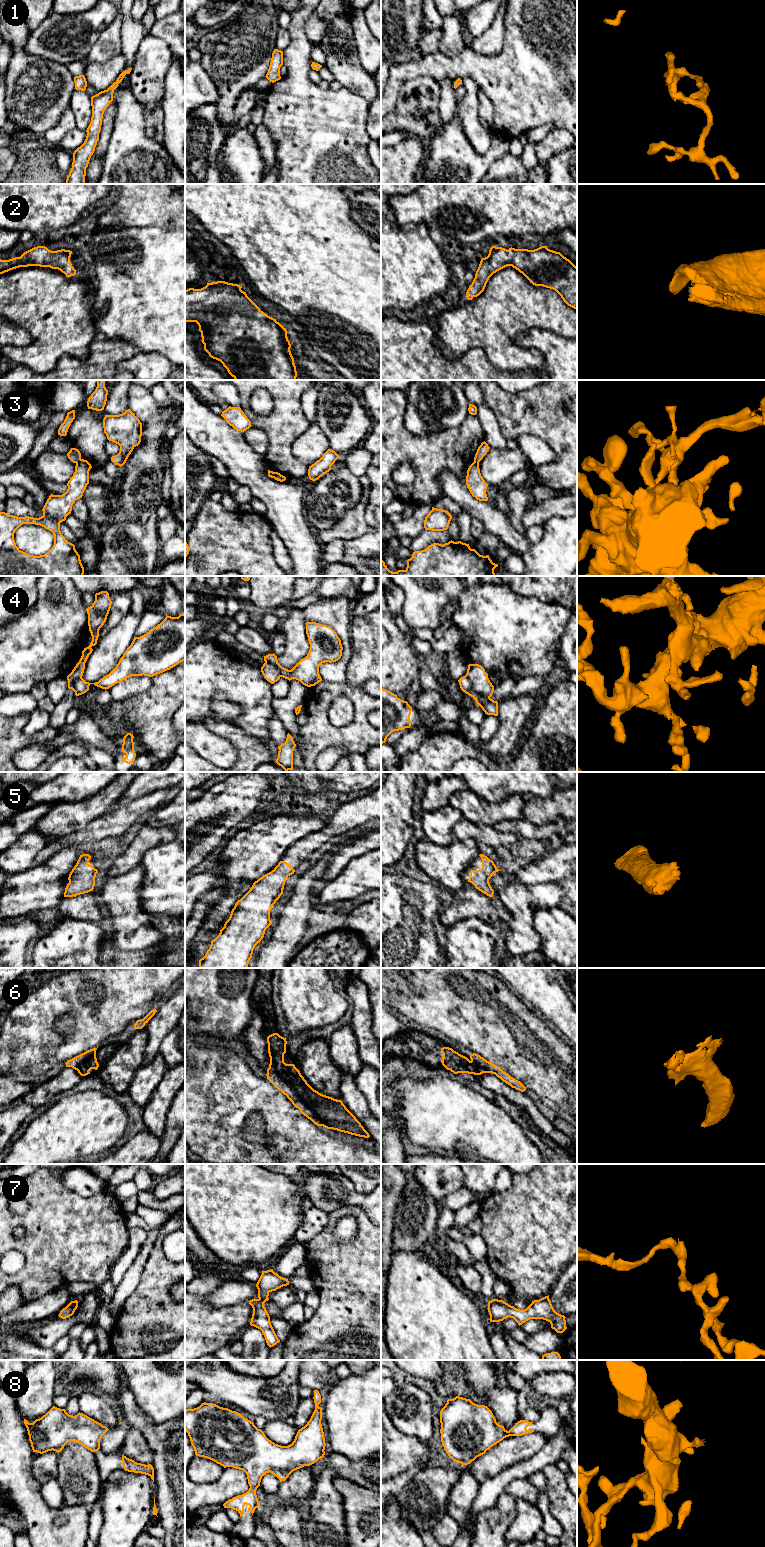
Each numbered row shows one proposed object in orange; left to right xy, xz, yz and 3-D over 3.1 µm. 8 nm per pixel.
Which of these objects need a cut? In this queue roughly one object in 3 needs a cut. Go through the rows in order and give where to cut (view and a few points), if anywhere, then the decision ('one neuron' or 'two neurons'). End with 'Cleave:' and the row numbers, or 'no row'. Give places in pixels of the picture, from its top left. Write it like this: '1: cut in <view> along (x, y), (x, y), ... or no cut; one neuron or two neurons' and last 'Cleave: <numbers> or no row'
1: no cut; one neuron
2: no cut; one neuron
3: cut in xy along (80, 458), (76, 463); two neurons
4: cut in yz along (465, 675), (476, 695), (489, 698); two neurons
5: no cut; one neuron
6: no cut; one neuron
7: no cut; one neuron
8: no cut; one neuron
Cleave: 3, 4

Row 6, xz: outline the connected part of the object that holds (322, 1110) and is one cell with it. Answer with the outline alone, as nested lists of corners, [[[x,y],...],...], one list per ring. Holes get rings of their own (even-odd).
[[[273,1033],[267,1037],[267,1043],[270,1057],[267,1079],[286,1095],[304,1116],[317,1126],[359,1137],[370,1137],[341,1100],[314,1090],[294,1064],[284,1062],[286,1038],[278,1033]]]

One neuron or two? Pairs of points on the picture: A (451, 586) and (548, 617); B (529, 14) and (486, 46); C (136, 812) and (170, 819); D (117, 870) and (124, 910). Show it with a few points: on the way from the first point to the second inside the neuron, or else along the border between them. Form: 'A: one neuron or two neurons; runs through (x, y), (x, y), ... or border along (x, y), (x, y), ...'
A: one neuron; runs through (475, 602), (491, 617), (524, 617)
B: two neurons; border along (506, 10), (503, 47), (495, 54)
C: two neurons; border along (161, 806), (143, 818)
D: two neurons; border along (139, 864), (128, 871), (110, 877)

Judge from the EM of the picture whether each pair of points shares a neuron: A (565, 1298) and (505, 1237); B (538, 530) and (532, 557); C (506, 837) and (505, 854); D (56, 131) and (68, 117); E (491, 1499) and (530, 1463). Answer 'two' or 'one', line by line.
A: two
B: two
C: one
D: one
E: one

